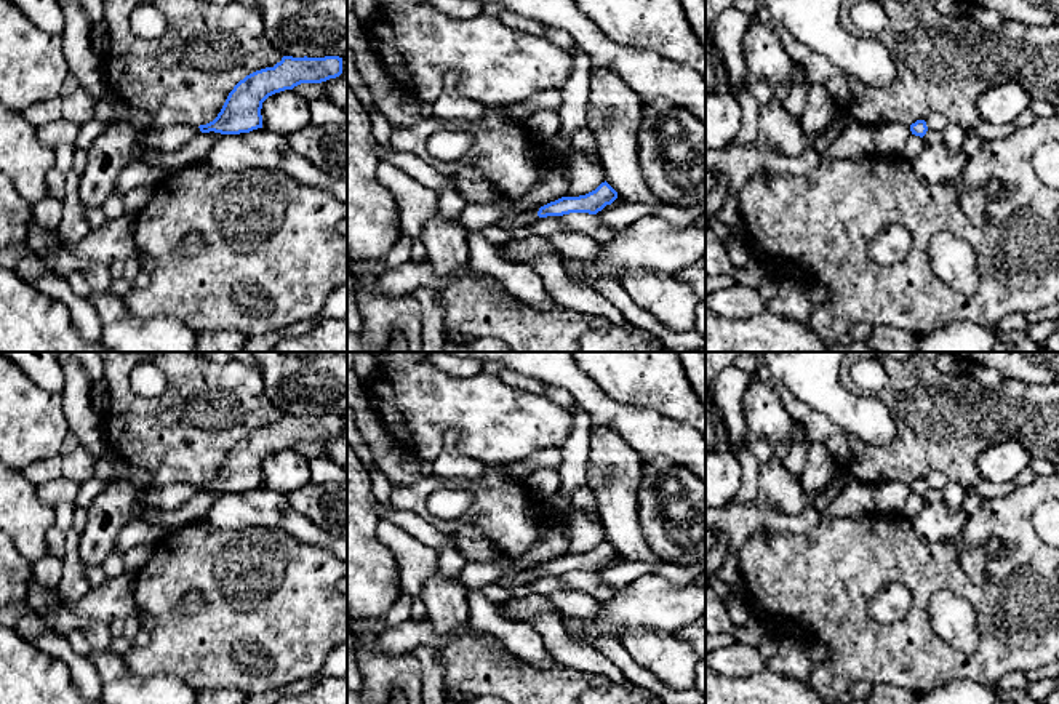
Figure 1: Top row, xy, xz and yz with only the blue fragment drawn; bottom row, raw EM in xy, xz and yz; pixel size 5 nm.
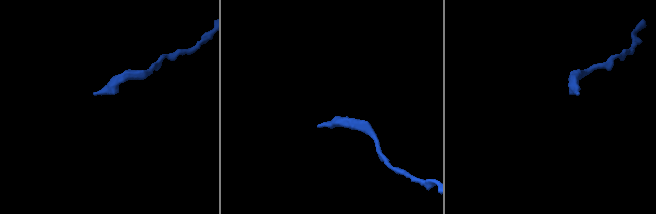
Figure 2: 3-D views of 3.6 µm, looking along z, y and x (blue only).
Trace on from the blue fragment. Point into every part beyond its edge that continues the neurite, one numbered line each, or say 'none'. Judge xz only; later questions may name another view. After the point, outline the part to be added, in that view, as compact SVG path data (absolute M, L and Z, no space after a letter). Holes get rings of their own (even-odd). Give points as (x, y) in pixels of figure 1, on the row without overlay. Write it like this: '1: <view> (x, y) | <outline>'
1: xz (523, 578) | M523 570L517 574L515 584L531 586L536 578L539 578L537 571Z

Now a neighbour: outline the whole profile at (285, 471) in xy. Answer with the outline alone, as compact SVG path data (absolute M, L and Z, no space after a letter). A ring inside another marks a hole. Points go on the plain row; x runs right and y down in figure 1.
M285 448L269 454L261 467L262 486L282 493L291 493L310 482L309 459Z

